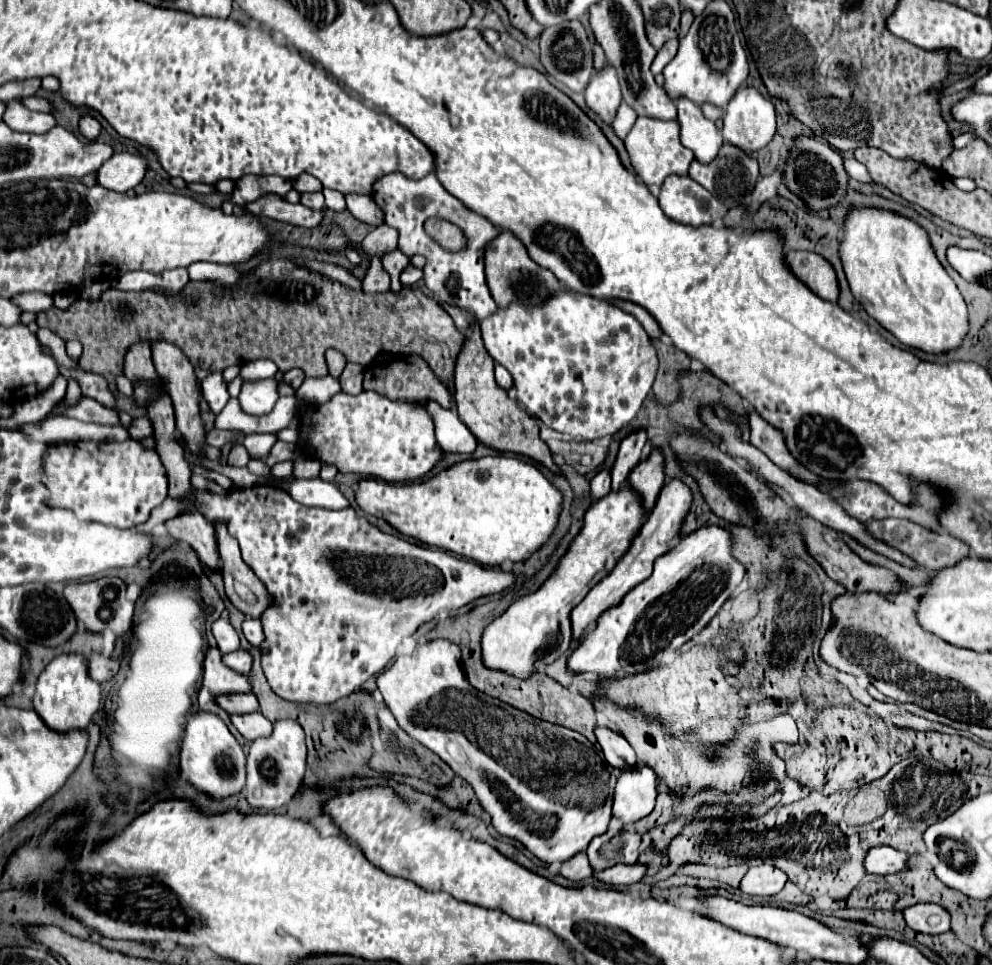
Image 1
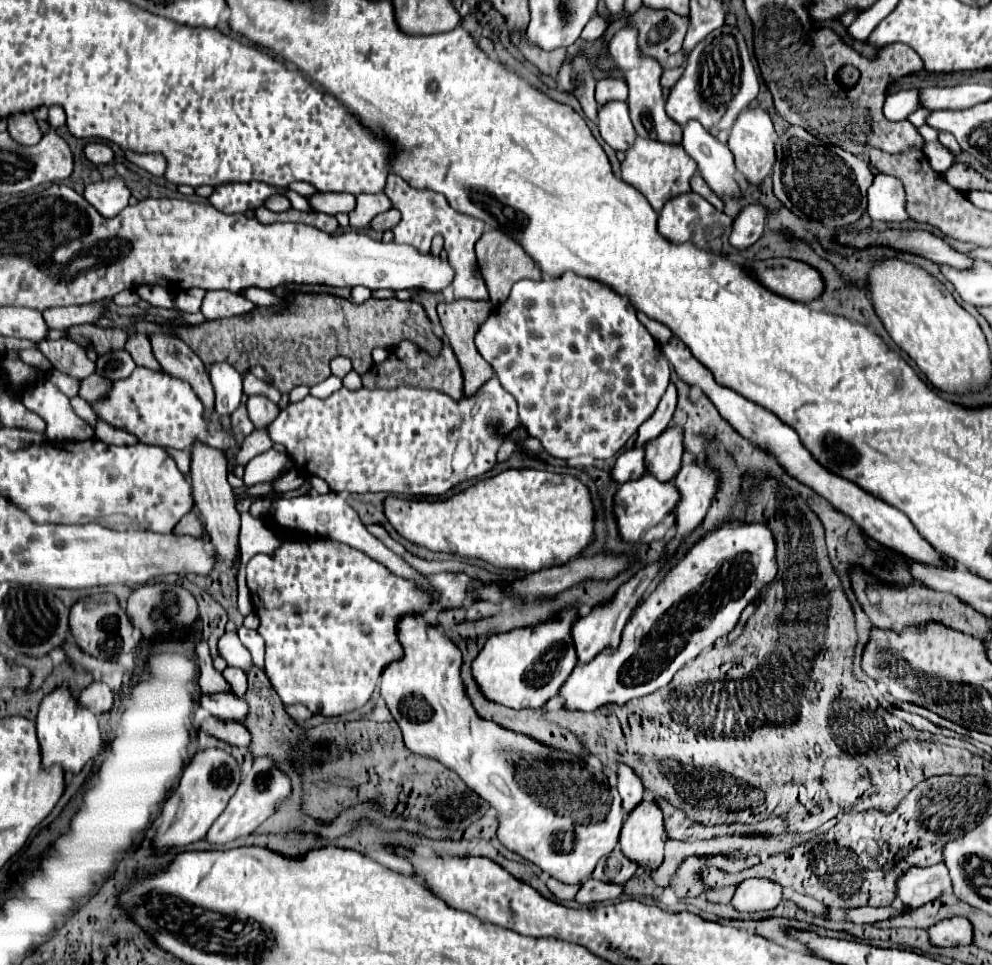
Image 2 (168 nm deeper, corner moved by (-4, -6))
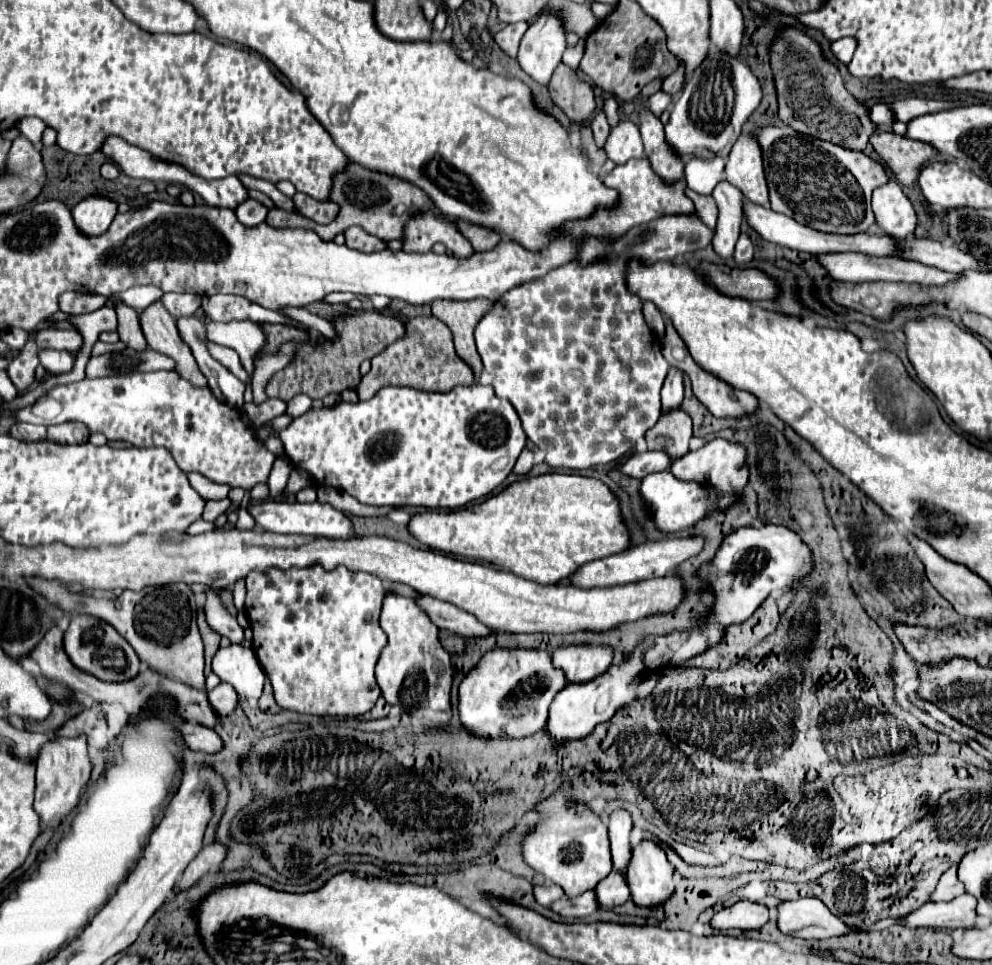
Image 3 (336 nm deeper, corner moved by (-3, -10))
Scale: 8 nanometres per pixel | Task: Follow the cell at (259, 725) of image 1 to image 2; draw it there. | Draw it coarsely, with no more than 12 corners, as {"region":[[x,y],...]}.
{"region":[[206,717],[200,729],[232,747],[248,747],[248,729],[238,721]]}

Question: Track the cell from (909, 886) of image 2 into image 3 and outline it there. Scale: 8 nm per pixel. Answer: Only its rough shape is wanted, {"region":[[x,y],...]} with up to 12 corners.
{"region":[[957,867],[941,875],[929,895],[933,903],[951,901],[965,889],[957,879]]}

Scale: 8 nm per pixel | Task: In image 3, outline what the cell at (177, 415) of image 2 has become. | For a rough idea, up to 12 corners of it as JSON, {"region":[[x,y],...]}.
{"region":[[175,371],[83,379],[15,421],[81,421],[251,489],[275,455]]}

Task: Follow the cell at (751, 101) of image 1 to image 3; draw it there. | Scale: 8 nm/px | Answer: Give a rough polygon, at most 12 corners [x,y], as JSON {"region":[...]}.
{"region":[[751,131],[731,147],[725,177],[769,205],[761,145]]}

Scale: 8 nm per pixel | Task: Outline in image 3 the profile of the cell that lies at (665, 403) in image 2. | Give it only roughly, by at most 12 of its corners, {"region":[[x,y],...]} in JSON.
{"region":[[671,369],[661,389],[663,413],[683,399],[683,373]]}

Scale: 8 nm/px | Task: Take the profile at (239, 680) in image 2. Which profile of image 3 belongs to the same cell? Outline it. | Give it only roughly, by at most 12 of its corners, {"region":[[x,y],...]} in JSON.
{"region":[[229,683],[209,691],[217,715],[237,707],[237,691]]}

